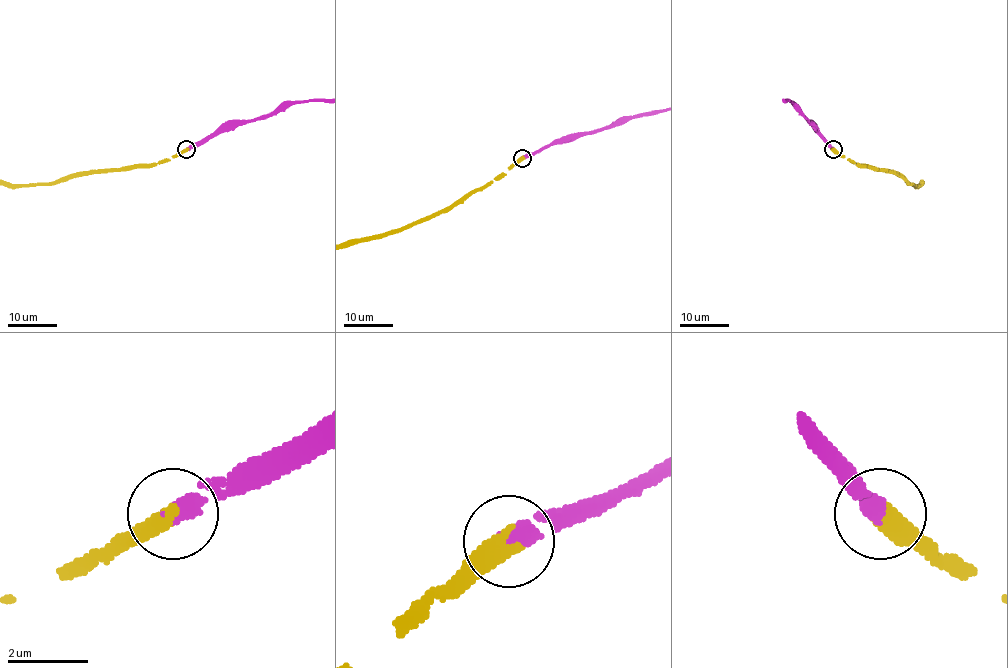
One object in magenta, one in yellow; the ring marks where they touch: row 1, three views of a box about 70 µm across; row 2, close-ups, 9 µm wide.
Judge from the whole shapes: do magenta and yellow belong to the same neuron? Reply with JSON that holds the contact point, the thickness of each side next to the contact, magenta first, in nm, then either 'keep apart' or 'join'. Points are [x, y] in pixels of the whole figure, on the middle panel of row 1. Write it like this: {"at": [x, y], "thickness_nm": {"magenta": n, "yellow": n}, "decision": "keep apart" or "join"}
{"at": [522, 158], "thickness_nm": {"magenta": 440, "yellow": 550}, "decision": "join"}

